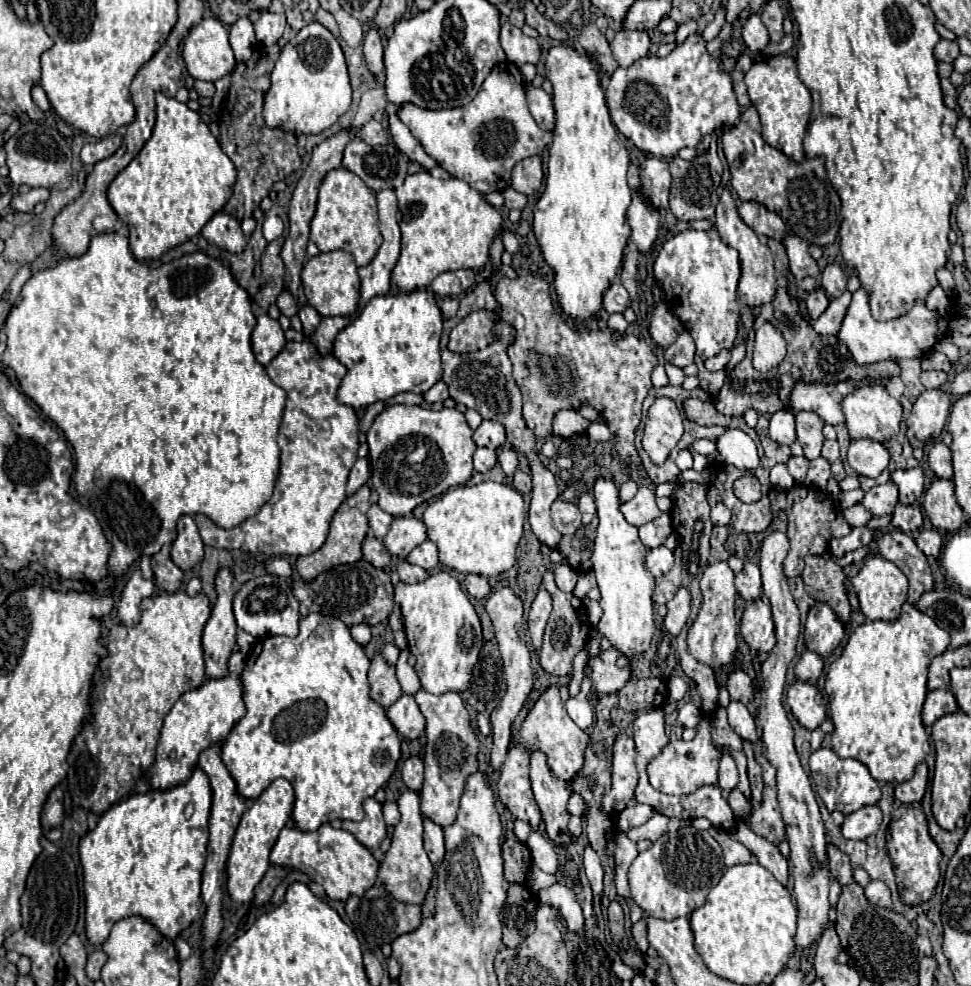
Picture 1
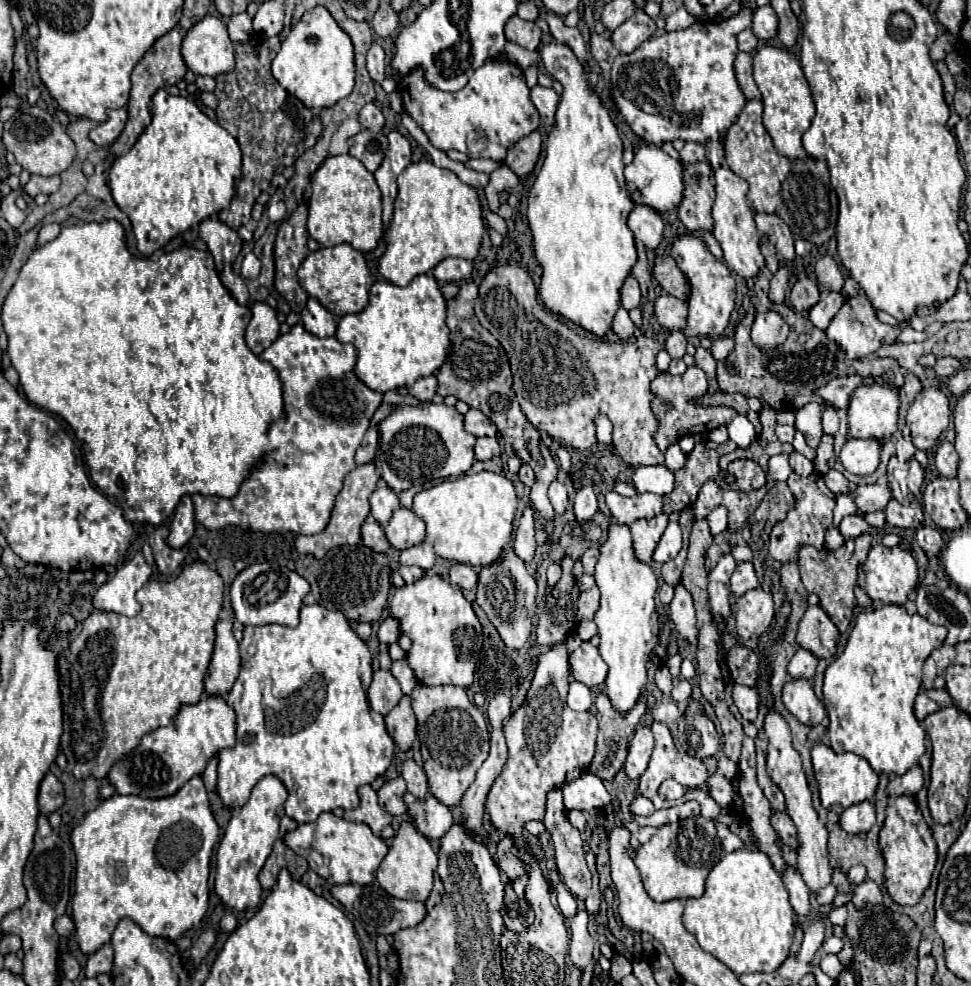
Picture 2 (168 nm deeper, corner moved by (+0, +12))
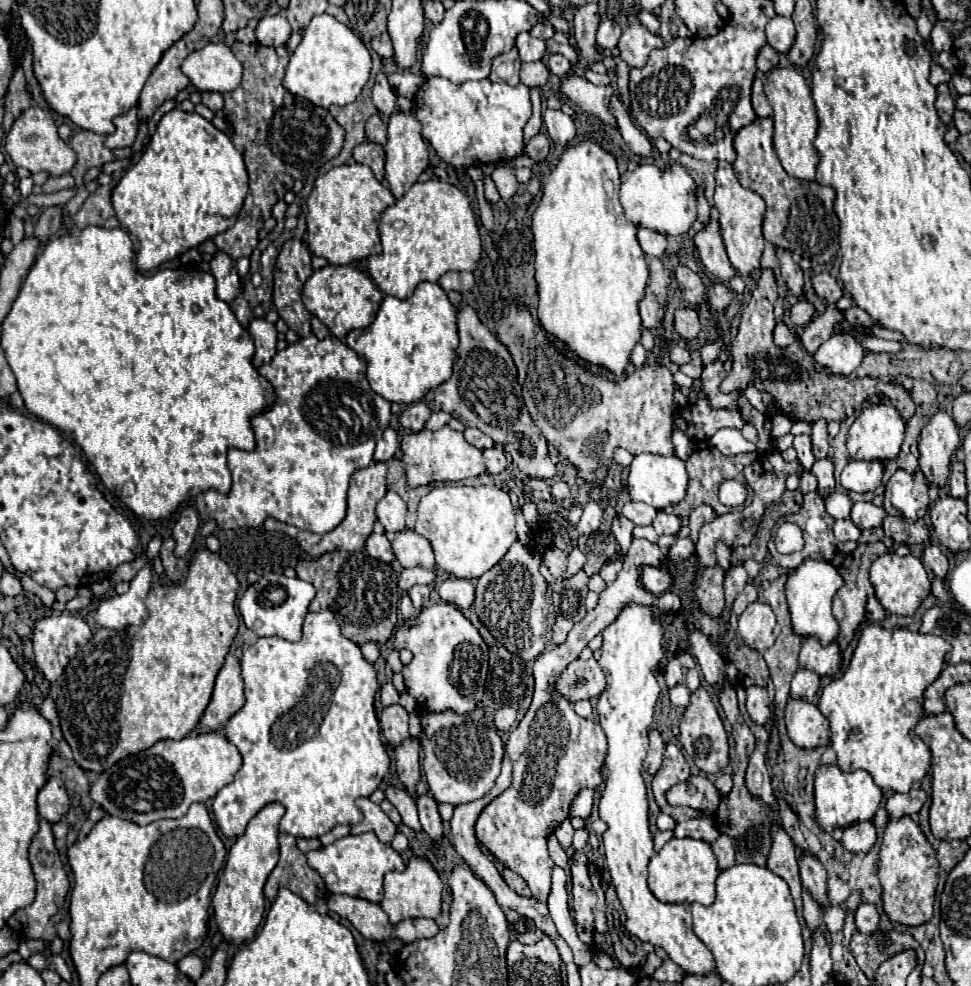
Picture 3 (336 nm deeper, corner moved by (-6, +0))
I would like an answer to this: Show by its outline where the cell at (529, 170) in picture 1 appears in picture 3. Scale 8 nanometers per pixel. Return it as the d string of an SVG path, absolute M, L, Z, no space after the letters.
M543 133L535 135L535 137L527 143L527 147L525 147L525 155L527 155L529 159L533 159L535 163L545 161L547 153L549 153L549 139L547 139Z

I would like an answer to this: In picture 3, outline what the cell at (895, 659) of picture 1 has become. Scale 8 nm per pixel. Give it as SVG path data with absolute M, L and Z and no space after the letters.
M867 625L861 631L849 669L843 677L831 681L819 699L819 709L831 723L831 747L837 753L837 765L843 771L865 769L881 789L889 787L897 793L909 793L913 783L927 775L931 751L919 737L915 737L913 729L923 717L923 691L935 677L939 677L949 649L951 645L943 637L913 633L901 627L883 629L881 625Z

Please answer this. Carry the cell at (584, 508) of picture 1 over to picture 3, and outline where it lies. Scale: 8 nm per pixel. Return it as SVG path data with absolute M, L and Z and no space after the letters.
M589 501L585 507L583 507L583 515L581 515L581 521L577 523L577 531L581 535L591 535L599 530L603 515L602 506L595 501Z

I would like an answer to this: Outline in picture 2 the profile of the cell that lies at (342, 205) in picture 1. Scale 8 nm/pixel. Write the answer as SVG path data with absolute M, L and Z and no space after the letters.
M351 155L327 157L317 171L311 173L309 199L309 235L323 247L349 243L357 251L373 251L383 235L381 223L381 191L375 177Z

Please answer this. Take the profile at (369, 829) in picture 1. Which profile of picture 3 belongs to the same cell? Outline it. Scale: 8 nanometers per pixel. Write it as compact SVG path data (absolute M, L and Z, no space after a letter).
M359 799L355 801L359 805L359 809L363 811L363 821L351 829L353 835L357 833L365 833L365 831L373 831L381 843L391 843L395 833L397 833L397 827L391 823L391 819L381 811L381 807L377 803L373 803L371 799Z

